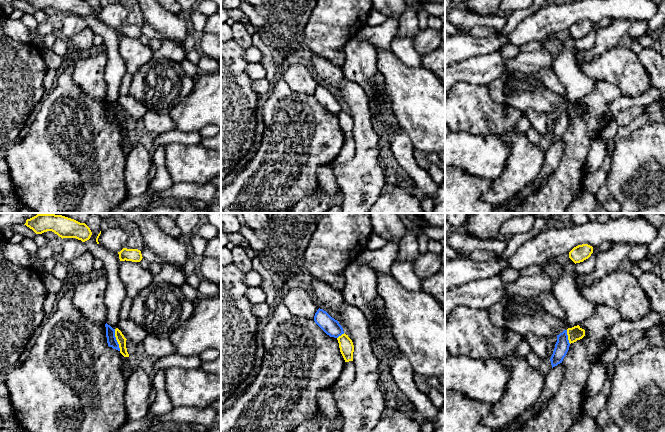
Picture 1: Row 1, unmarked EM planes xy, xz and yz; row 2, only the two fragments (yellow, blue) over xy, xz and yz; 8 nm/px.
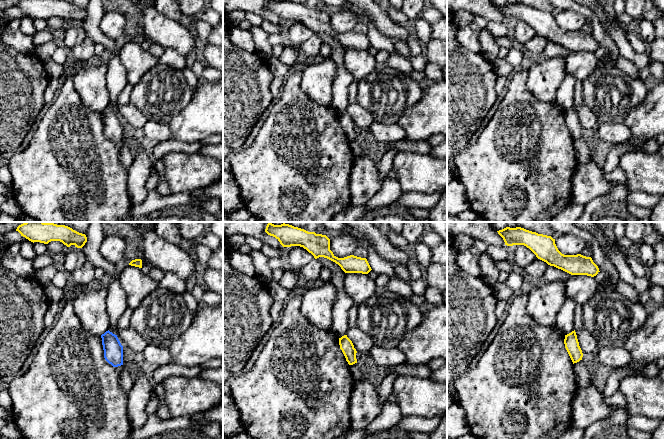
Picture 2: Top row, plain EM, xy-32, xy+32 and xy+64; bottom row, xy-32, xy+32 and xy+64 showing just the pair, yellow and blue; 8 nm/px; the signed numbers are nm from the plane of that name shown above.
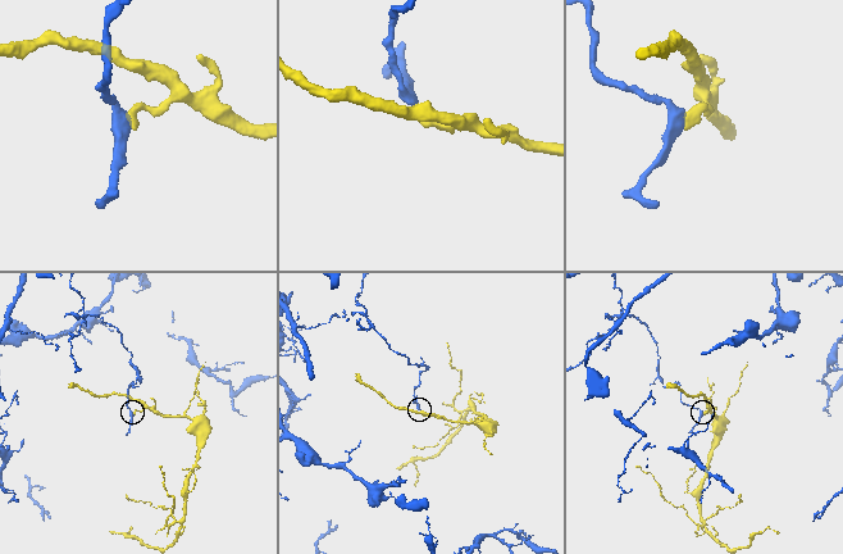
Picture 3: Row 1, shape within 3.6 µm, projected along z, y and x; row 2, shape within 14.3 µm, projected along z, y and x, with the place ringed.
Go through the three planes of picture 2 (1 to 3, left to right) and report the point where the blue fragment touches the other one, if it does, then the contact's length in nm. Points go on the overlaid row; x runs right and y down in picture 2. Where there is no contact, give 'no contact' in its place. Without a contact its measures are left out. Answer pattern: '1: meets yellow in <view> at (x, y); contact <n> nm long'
1: no contact
2: no contact
3: no contact

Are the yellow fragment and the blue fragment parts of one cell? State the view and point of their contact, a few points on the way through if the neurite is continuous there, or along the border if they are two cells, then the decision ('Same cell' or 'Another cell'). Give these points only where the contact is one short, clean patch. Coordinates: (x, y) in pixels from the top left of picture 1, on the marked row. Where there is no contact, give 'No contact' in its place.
Touches yellow at xy (116, 339). Boundary: xy (114, 329), (114, 335), (120, 350). Another cell

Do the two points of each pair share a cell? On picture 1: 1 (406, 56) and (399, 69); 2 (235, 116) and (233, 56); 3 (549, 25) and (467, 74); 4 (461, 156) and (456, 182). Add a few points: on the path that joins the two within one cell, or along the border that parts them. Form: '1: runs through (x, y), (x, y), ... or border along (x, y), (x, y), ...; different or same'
1: border along (390, 50), (406, 65), (421, 67); different
2: runs through (233, 101), (233, 71); same
3: border along (500, 50), (477, 56); different
4: border along (455, 167), (459, 167), (469, 174), (481, 177); different

